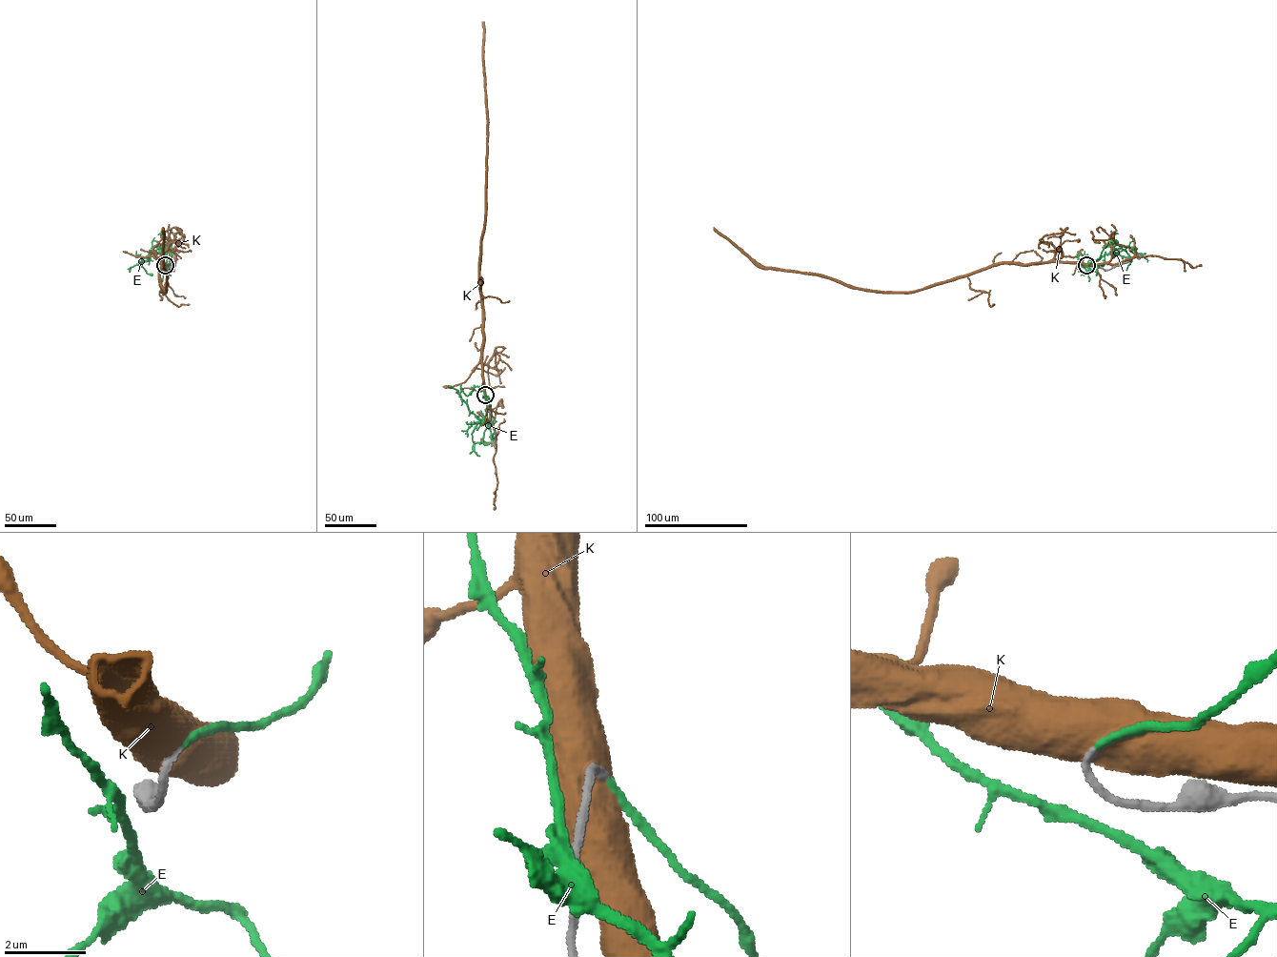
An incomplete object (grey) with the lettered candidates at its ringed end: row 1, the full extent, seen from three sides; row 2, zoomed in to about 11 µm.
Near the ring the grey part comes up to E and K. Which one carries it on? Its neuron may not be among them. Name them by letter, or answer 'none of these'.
E

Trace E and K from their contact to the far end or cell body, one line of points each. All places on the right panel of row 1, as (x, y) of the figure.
E: (1086, 265), (1099, 258), (1108, 241), (1117, 241), (1113, 253), (1083, 265), (1087, 274), (1081, 274)
K: (1086, 265), (1056, 262), (995, 263), (914, 291), (864, 291), (813, 274), (760, 268), (714, 227)

